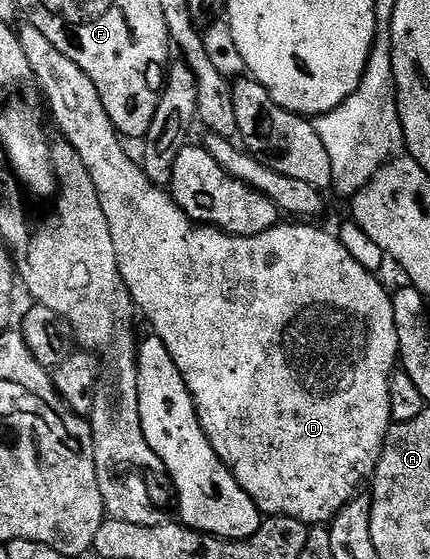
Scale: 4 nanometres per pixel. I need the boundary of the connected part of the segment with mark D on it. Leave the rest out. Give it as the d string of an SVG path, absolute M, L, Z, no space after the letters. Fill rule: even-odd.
M25 24L20 27L19 33L21 35L21 43L23 44L23 53L27 55L27 64L31 64L31 72L33 73L36 85L41 85L41 90L45 93L45 98L49 101L49 110L53 113L53 118L57 121L57 126L61 129L60 137L73 145L75 152L79 152L79 160L83 160L83 164L87 164L87 172L91 172L91 180L95 184L95 192L99 192L99 204L103 204L103 216L107 216L107 228L111 228L111 240L115 240L115 256L117 257L117 263L119 264L119 272L123 276L123 280L127 284L127 288L131 292L133 297L134 307L138 311L141 310L145 313L147 321L153 325L152 333L159 340L163 340L163 344L167 344L167 352L171 352L171 360L175 360L175 368L179 368L179 372L183 376L183 380L187 384L187 388L191 392L193 397L193 403L197 409L197 415L201 421L201 427L203 432L207 436L207 440L211 444L211 448L217 453L223 460L223 464L231 471L235 476L235 480L243 488L243 492L247 492L247 496L251 496L251 500L261 509L262 515L272 516L274 514L282 514L283 516L291 516L295 520L304 522L306 524L329 524L332 523L333 517L336 516L340 510L343 509L346 504L349 503L353 498L356 498L359 491L362 489L361 481L368 479L372 475L373 470L377 467L377 461L381 455L381 449L385 447L385 437L389 435L389 428L393 422L391 416L391 376L398 369L399 359L397 353L399 352L399 336L395 332L395 312L393 311L393 299L390 291L384 290L381 287L380 277L376 273L369 271L367 268L363 268L363 265L359 264L358 260L348 254L347 248L340 242L338 235L331 232L328 234L325 230L320 230L317 226L284 226L284 224L278 224L272 226L267 232L263 232L259 236L251 236L250 238L240 238L234 234L226 234L223 230L218 230L216 226L202 226L200 224L194 224L188 216L179 208L176 200L174 200L172 193L168 189L160 186L154 186L149 181L149 177L145 175L144 170L141 169L140 165L135 161L131 155L125 151L126 143L123 141L122 135L118 134L117 130L111 124L111 116L107 116L107 108L103 108L103 100L99 100L99 92L95 92L95 84L91 84L91 80L87 76L87 72L83 72L83 68L79 68L79 64L75 64L75 60L67 60L67 56L63 56L63 52L59 52L59 48L55 48L55 44L51 44L51 40L47 40L47 36L43 36L43 32L39 32L39 28ZM177 250L185 250L185 255L181 258L181 274L177 274ZM193 270L210 270L213 274L218 274L219 277L225 278L218 286L213 286L209 290L209 294L213 298L225 298L228 294L234 294L235 297L241 298L241 310L245 315L242 318L225 318L221 322L221 326L225 330L237 329L233 335L228 338L225 334L220 334L217 330L196 330L193 327Z

